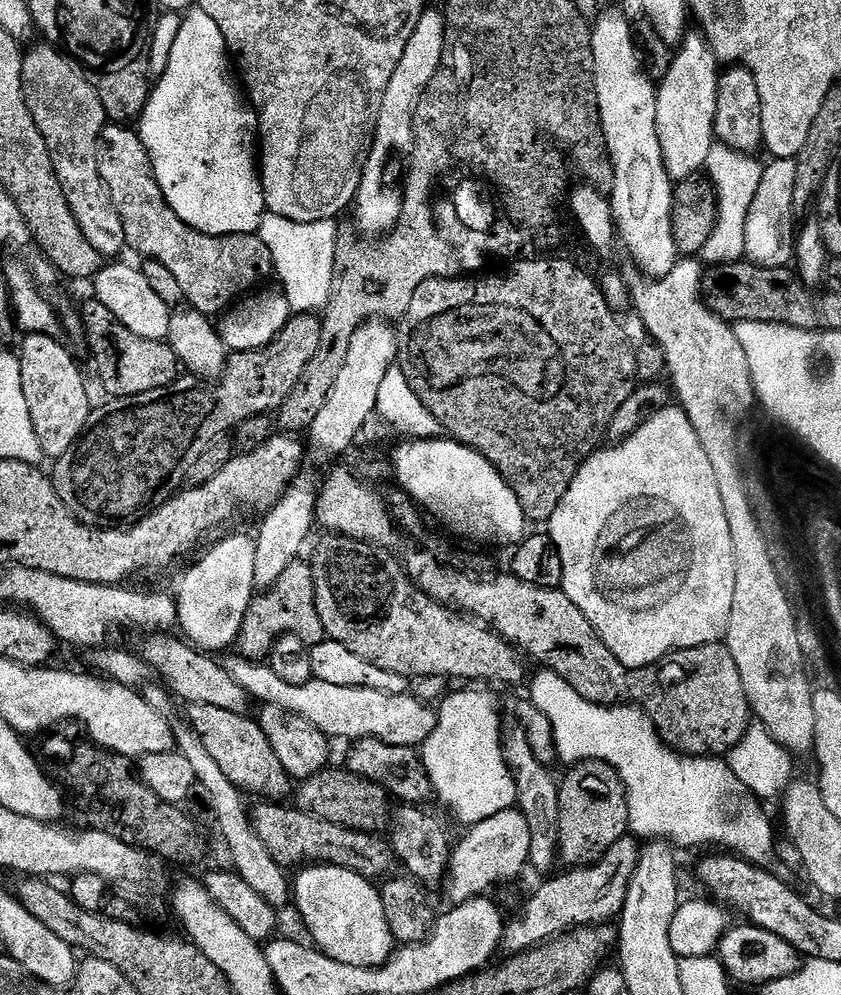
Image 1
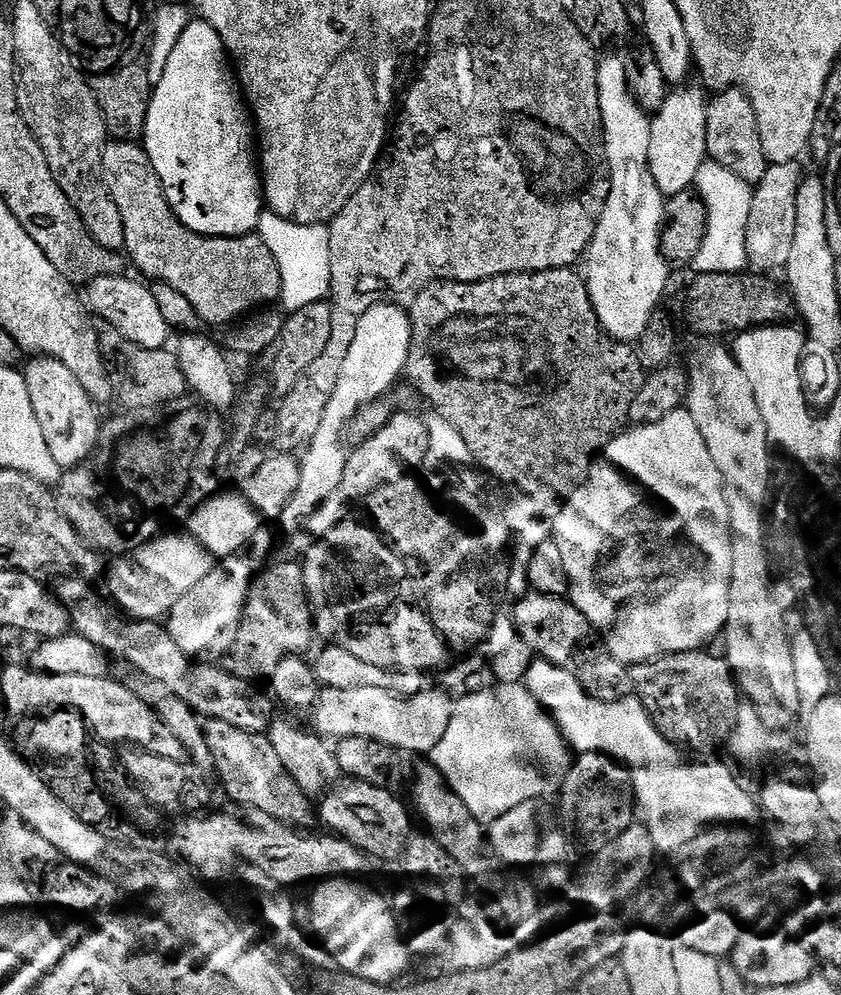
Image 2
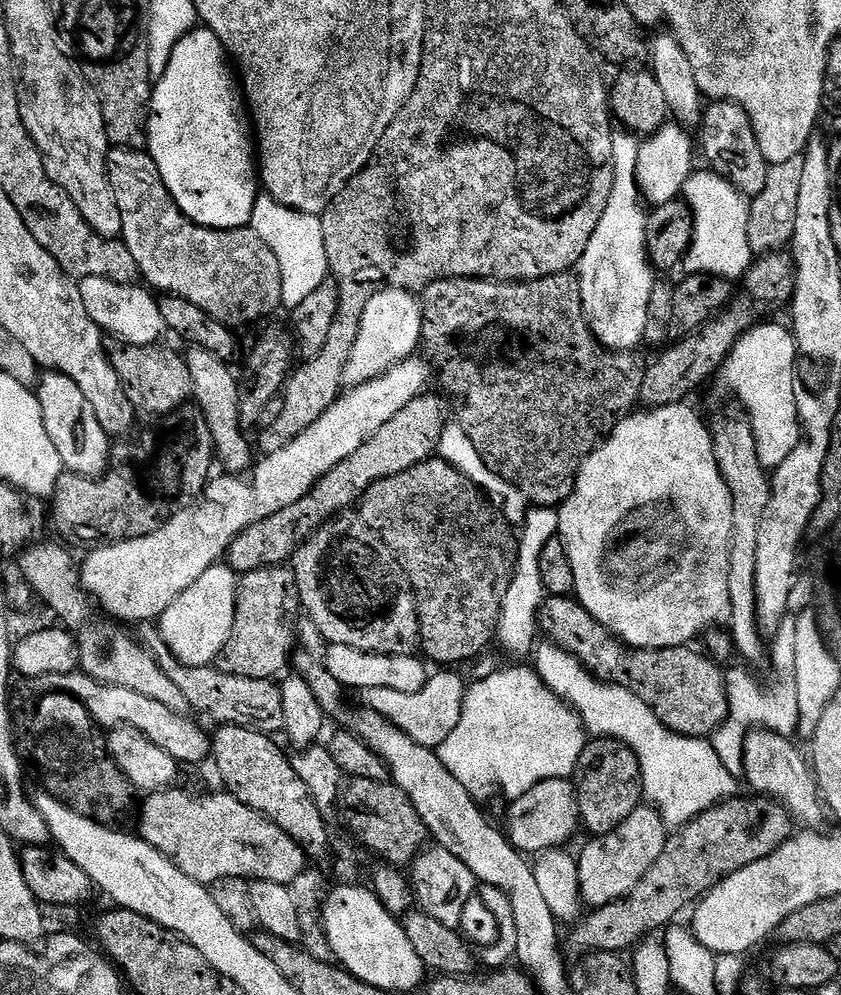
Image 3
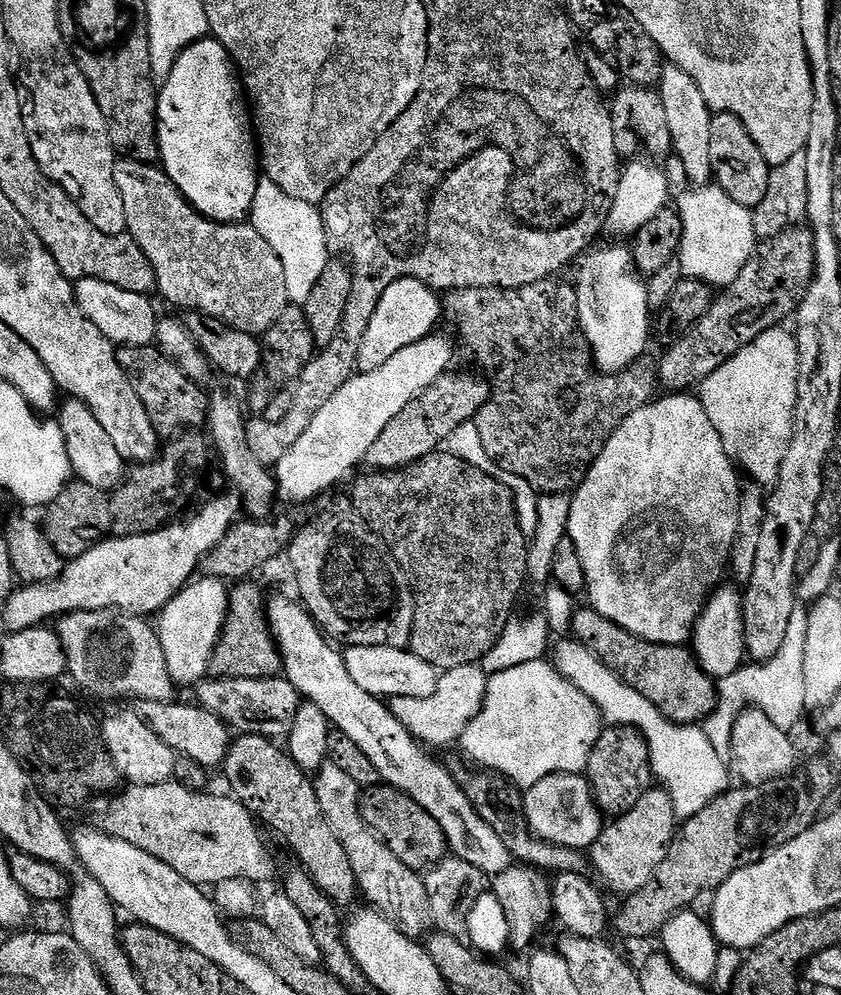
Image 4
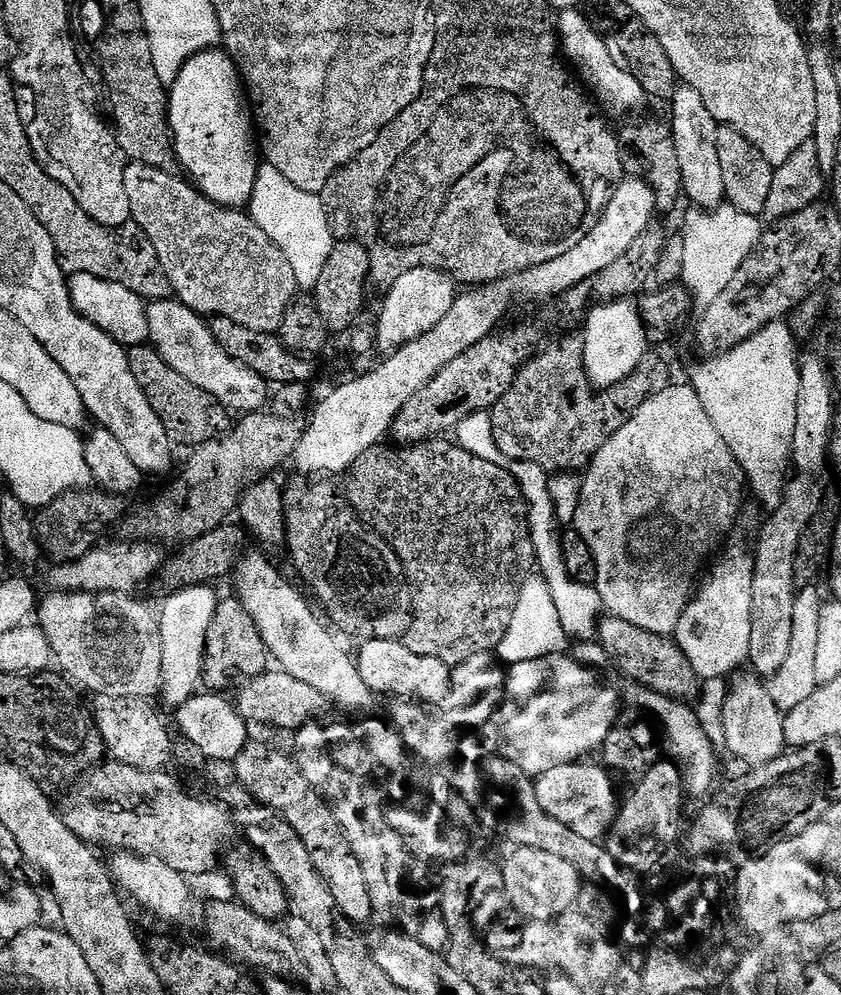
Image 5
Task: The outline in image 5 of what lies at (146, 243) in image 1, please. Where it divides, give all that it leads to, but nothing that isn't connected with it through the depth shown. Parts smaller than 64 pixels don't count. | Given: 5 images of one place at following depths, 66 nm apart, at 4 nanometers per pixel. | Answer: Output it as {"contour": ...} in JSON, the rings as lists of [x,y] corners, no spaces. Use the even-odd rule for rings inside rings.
{"contour":[[[129,163],[123,172],[123,190],[130,204],[131,223],[133,225],[136,224],[146,236],[147,239],[145,238],[145,241],[158,258],[160,269],[163,270],[167,277],[168,284],[173,290],[175,299],[204,318],[228,320],[254,333],[266,333],[271,335],[273,330],[280,328],[282,318],[285,316],[289,305],[295,301],[296,296],[294,296],[294,294],[297,295],[298,292],[297,280],[294,278],[294,270],[291,269],[290,262],[287,262],[286,256],[266,238],[262,230],[258,230],[256,225],[250,221],[247,213],[237,209],[221,208],[219,205],[215,205],[205,199],[191,183],[188,183],[186,180],[184,182],[174,177],[175,175],[171,173],[155,171],[152,167],[133,163]]]}

